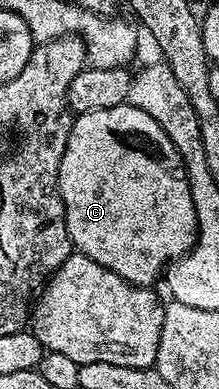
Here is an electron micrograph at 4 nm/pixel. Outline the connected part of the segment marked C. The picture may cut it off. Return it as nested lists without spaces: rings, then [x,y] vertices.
[[[127,102],[110,110],[81,112],[73,119],[70,138],[60,159],[58,182],[64,203],[64,221],[73,249],[94,258],[98,266],[114,270],[126,282],[152,286],[174,260],[192,251],[196,244],[196,211],[182,158],[166,138],[166,130]]]

